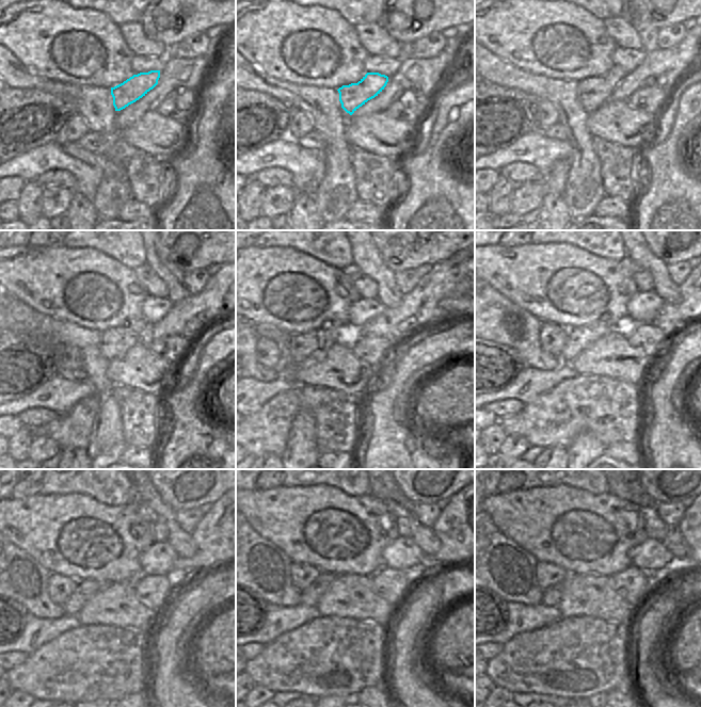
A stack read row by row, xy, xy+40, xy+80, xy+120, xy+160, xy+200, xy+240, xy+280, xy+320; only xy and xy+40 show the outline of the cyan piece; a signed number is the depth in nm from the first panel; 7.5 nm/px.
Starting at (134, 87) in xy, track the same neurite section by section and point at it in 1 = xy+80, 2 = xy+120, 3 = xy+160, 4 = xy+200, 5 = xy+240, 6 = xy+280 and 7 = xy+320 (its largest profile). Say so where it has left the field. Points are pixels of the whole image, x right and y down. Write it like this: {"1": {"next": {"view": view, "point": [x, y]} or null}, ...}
{"1": {"next": {"view": "xy+80", "point": [591, 96]}}, "2": {"next": {"view": "xy+120", "point": [114, 342]}}, "3": {"next": {"view": "xy+160", "point": [341, 347]}}, "4": {"next": {"view": "xy+200", "point": [567, 351]}}, "5": {"next": {"view": "xy+240", "point": [86, 588]}}, "6": {"next": {"view": "xy+280", "point": [312, 595]}}, "7": {"next": {"view": "xy+320", "point": [551, 596]}}}

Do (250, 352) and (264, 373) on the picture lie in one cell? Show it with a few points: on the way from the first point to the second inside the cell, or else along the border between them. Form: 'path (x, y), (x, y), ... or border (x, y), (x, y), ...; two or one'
path (250, 357), (258, 368); one

